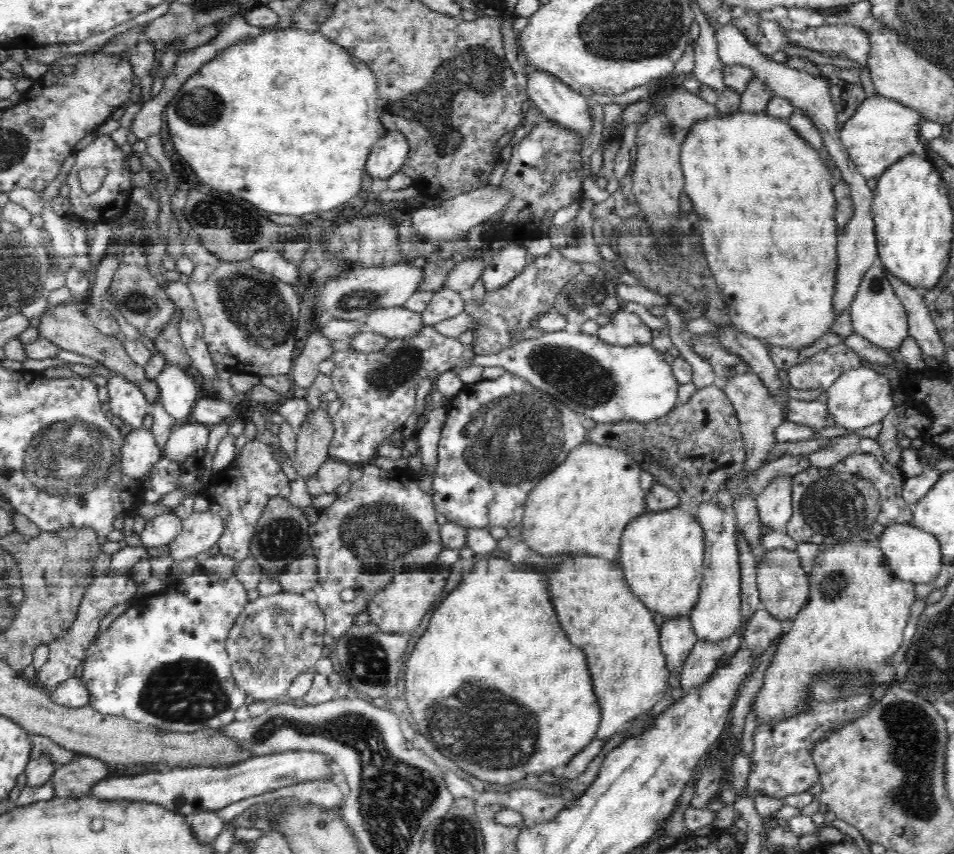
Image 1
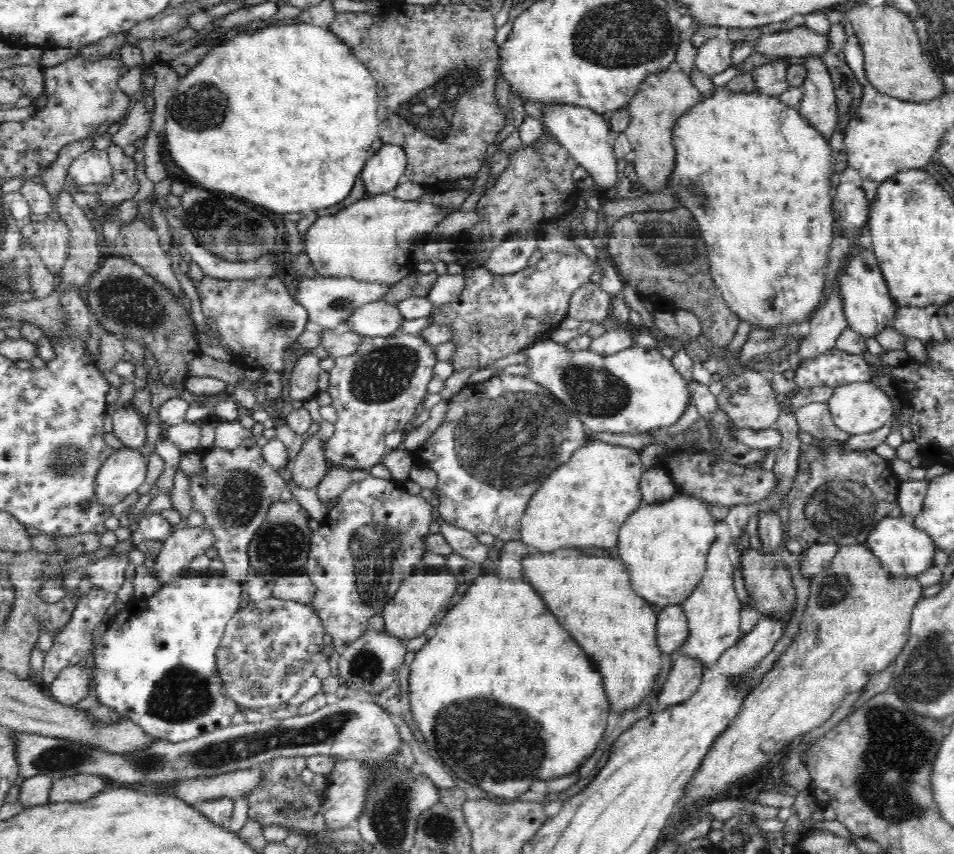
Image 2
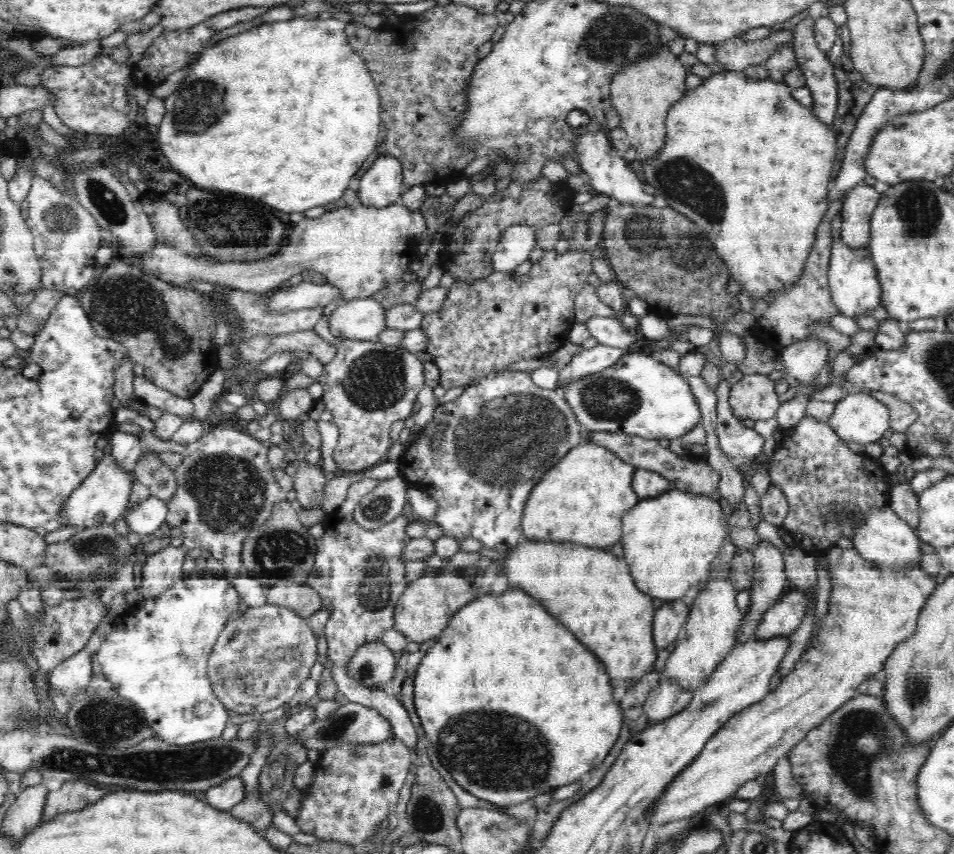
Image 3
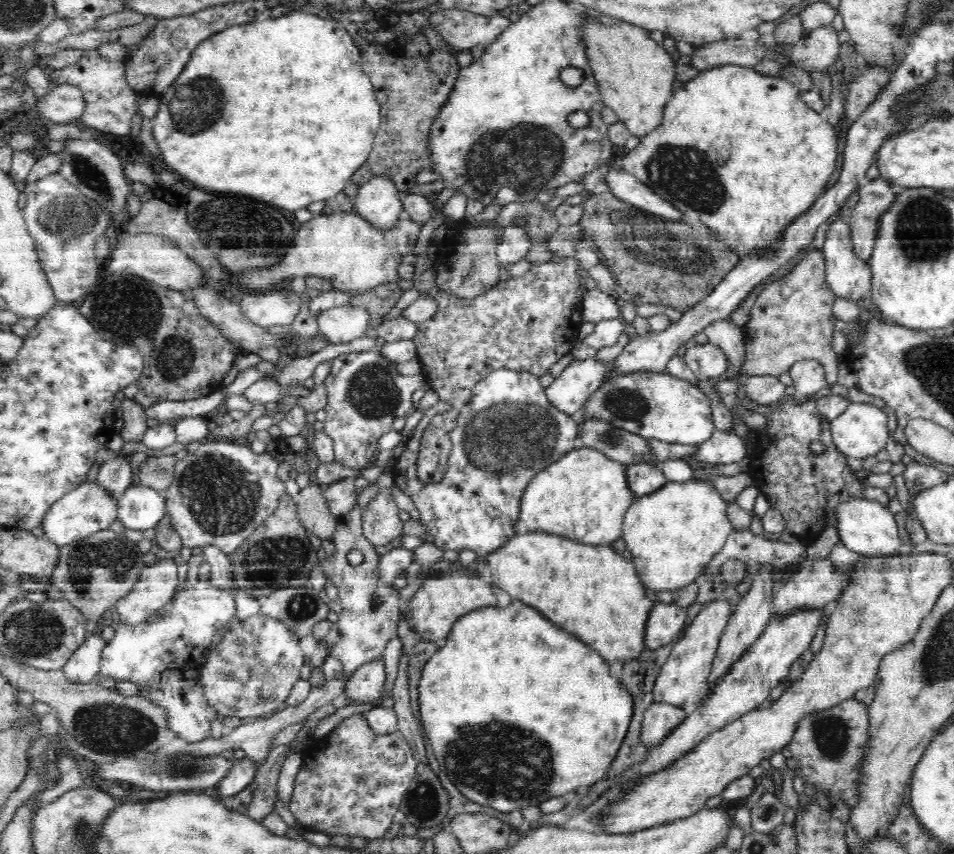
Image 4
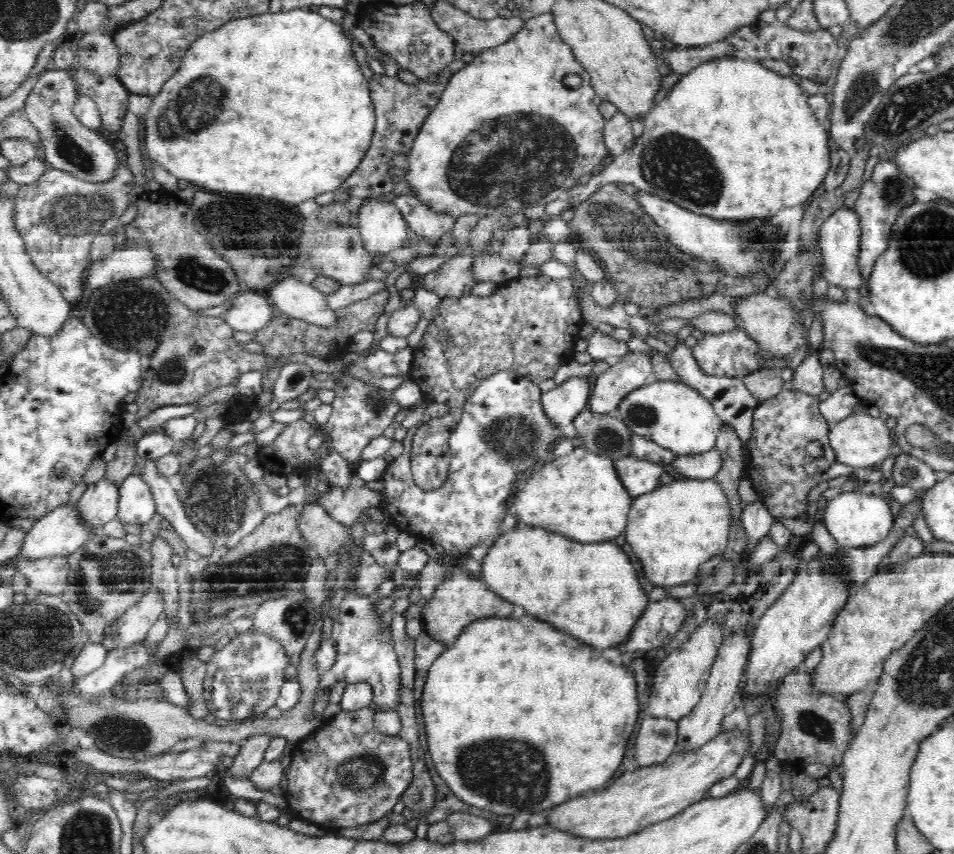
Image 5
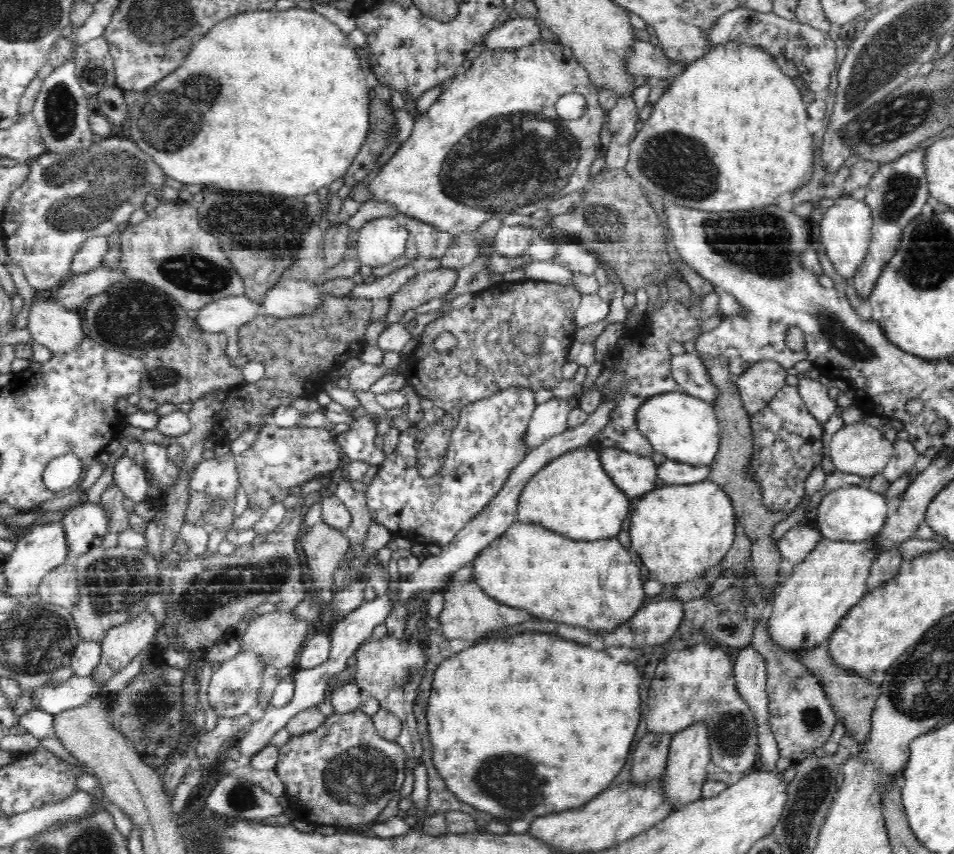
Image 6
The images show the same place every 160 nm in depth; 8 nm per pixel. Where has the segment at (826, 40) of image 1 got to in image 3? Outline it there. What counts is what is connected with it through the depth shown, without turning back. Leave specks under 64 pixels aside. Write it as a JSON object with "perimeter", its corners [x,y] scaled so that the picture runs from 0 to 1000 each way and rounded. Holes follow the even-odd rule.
{"perimeter":[[[831,36],[807,37],[799,47],[779,48],[777,43],[763,46],[749,50],[751,53],[751,75],[758,77],[761,83],[779,85],[785,77],[799,76],[811,61],[819,57],[826,48],[831,49]]]}

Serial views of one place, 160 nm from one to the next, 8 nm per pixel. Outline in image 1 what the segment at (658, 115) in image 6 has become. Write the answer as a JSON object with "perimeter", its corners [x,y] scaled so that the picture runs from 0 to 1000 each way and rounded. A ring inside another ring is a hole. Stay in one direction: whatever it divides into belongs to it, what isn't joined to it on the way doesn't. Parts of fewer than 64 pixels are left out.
{"perimeter":[[[775,128],[774,131],[765,133],[765,136],[753,136],[746,137],[745,139],[738,141],[734,145],[730,145],[719,165],[716,166],[716,173],[713,179],[713,190],[717,205],[717,220],[716,224],[722,230],[723,237],[725,237],[726,247],[733,253],[734,269],[735,269],[735,282],[737,286],[737,294],[739,295],[739,301],[741,304],[741,310],[745,316],[745,320],[751,327],[752,336],[755,341],[755,347],[759,352],[760,358],[762,359],[764,374],[769,379],[776,379],[778,382],[778,389],[784,389],[787,393],[795,393],[795,397],[801,399],[804,404],[818,405],[819,407],[828,407],[829,410],[839,410],[839,407],[847,407],[851,405],[855,398],[860,398],[864,391],[868,391],[868,386],[874,382],[874,364],[877,364],[874,356],[874,347],[876,347],[876,330],[877,330],[877,319],[879,316],[879,307],[877,306],[877,286],[878,286],[878,265],[875,259],[875,246],[876,246],[876,235],[875,230],[872,227],[873,217],[870,215],[870,208],[872,208],[871,200],[864,194],[862,187],[857,184],[857,174],[853,174],[850,169],[845,166],[845,163],[836,156],[832,155],[832,150],[828,149],[826,145],[826,139],[818,139],[803,131],[797,131],[795,133],[785,133],[784,131],[777,131]]]}

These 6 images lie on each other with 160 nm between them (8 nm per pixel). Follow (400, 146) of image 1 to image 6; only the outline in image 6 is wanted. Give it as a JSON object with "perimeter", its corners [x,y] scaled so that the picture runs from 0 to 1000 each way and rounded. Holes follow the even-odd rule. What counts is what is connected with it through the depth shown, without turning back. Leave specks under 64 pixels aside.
{"perimeter":[[[410,252],[382,260],[374,280],[374,303],[389,313],[409,309],[428,287],[429,272]]]}

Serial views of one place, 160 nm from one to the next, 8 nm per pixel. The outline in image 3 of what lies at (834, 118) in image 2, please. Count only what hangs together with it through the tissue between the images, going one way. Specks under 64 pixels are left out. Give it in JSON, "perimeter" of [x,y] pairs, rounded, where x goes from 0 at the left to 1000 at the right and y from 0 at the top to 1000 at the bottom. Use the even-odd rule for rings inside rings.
{"perimeter":[[[851,20],[843,21],[831,33],[831,55],[835,68],[835,78],[844,89],[844,101],[851,109],[851,133],[860,142],[870,146],[874,141],[878,122],[878,100],[874,89],[872,74],[869,67],[858,57],[853,40],[853,22]]]}

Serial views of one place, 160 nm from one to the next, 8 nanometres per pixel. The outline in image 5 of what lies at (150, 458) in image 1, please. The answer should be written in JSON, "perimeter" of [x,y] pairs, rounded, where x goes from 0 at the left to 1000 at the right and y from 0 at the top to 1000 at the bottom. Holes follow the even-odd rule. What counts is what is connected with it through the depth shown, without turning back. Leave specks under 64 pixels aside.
{"perimeter":[[[81,589],[65,590],[65,593],[57,595],[55,600],[50,600],[44,607],[38,609],[31,622],[27,624],[24,641],[20,649],[23,648],[27,652],[38,656],[47,651],[53,652],[55,650],[70,652],[78,644],[82,644],[96,625],[99,625],[97,618],[90,616],[83,605]]]}

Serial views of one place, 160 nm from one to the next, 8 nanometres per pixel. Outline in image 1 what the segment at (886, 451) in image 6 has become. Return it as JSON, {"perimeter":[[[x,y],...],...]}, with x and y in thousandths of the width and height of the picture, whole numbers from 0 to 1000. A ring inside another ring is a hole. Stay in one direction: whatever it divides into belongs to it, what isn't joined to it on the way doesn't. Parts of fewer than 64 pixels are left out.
{"perimeter":[[[899,427],[897,431],[886,434],[868,454],[867,481],[875,496],[881,496],[888,504],[901,504],[930,491],[931,482],[936,478],[936,458],[937,454],[933,453],[933,446],[928,439],[906,427]]]}

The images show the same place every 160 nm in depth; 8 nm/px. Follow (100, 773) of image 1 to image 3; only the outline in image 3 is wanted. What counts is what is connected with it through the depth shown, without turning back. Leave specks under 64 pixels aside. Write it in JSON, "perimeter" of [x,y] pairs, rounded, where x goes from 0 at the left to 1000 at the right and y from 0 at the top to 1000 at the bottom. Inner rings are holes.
{"perimeter":[[[80,913],[67,917],[61,926],[52,926],[48,937],[44,960],[55,960],[65,951],[75,951],[91,946],[107,936],[113,927],[105,920]]]}

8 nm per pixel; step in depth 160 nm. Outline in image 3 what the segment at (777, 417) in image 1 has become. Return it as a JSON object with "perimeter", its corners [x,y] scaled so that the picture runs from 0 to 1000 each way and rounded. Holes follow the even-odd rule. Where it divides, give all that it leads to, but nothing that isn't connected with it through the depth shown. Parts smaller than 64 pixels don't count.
{"perimeter":[[[801,438],[779,439],[774,448],[766,452],[765,478],[775,491],[786,489],[795,495],[812,489],[824,463],[820,453]]]}

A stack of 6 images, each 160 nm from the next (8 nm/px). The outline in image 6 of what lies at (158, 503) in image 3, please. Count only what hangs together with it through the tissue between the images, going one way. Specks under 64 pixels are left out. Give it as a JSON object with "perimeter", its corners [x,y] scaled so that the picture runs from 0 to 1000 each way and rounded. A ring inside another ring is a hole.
{"perimeter":[[[134,534],[126,535],[119,546],[118,564],[126,571],[132,583],[145,589],[153,585],[155,577],[155,561],[152,549]]]}

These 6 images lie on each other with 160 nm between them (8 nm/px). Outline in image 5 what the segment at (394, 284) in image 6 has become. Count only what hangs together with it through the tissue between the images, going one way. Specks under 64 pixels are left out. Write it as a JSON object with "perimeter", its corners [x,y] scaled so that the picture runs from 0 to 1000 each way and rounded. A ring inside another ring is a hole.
{"perimeter":[[[392,324],[389,329],[379,329],[375,334],[357,334],[352,342],[340,347],[341,356],[348,364],[360,362],[361,358],[369,357],[404,338],[403,335],[401,324]]]}

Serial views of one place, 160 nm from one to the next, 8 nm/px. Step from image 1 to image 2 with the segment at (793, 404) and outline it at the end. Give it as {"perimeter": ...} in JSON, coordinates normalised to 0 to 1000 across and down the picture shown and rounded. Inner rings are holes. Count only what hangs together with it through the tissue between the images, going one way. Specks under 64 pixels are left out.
{"perimeter":[[[851,471],[832,479],[838,500],[846,511],[885,519],[891,507],[881,504],[873,493],[867,472]]]}

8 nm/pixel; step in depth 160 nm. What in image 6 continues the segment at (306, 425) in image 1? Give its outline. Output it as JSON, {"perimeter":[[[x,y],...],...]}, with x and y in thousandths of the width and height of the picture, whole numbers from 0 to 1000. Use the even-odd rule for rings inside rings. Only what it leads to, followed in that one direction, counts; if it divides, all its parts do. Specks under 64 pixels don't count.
{"perimeter":[[[331,614],[317,630],[314,639],[321,649],[329,693],[344,694],[351,690],[350,672],[365,646],[367,631],[350,616]]]}

